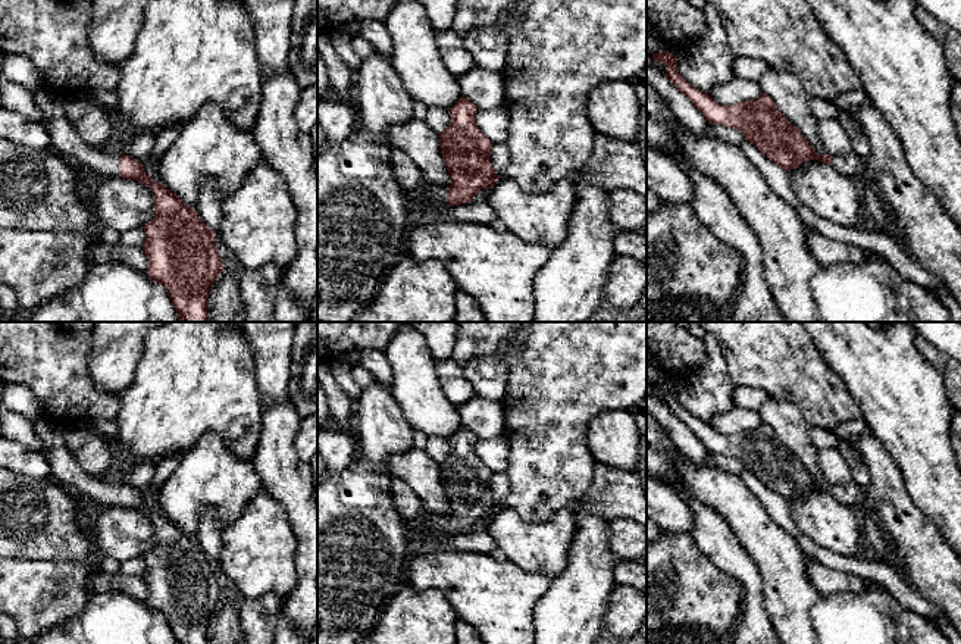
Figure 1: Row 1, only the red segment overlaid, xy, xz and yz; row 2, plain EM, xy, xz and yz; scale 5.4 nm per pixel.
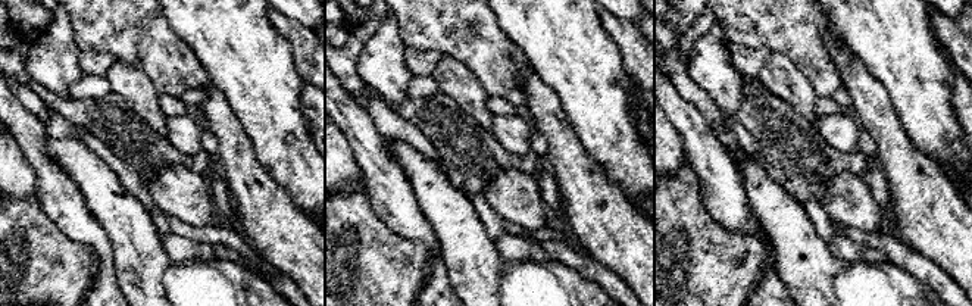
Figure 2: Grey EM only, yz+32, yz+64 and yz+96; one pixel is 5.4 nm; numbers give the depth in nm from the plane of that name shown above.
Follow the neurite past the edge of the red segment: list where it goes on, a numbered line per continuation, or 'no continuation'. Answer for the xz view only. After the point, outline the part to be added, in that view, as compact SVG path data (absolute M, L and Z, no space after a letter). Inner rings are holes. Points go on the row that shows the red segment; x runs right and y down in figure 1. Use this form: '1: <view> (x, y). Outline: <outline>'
1: xz (431, 196). Outline: M425 184L419 194L414 197L414 201L419 201L425 207L448 207L448 190L438 185Z

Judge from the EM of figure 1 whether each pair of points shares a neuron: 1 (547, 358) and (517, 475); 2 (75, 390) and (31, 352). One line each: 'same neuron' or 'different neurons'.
1: same neuron
2: same neuron

